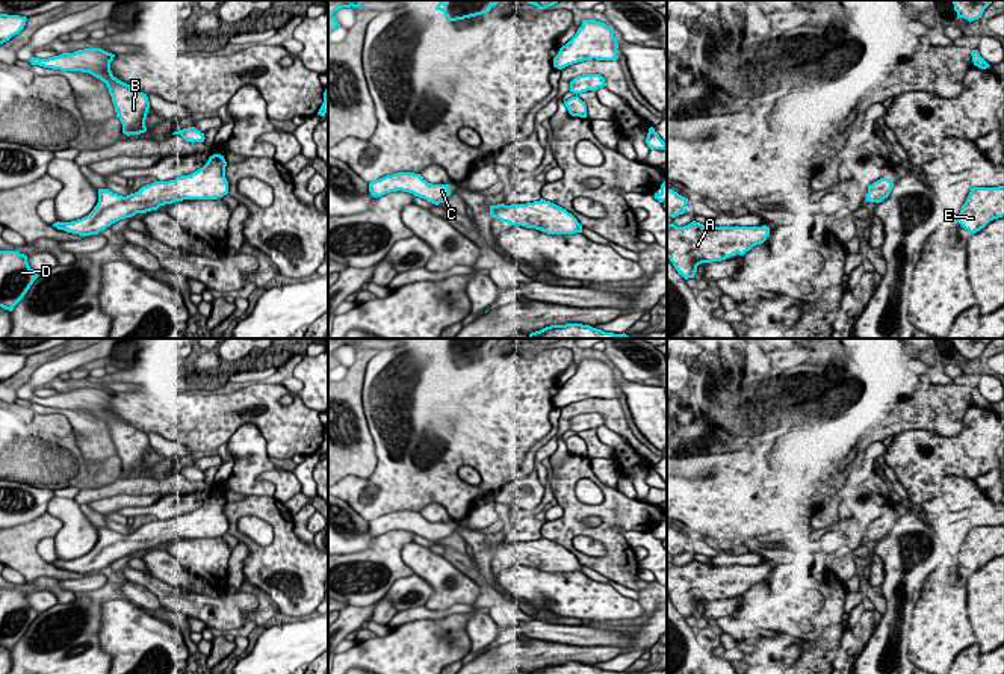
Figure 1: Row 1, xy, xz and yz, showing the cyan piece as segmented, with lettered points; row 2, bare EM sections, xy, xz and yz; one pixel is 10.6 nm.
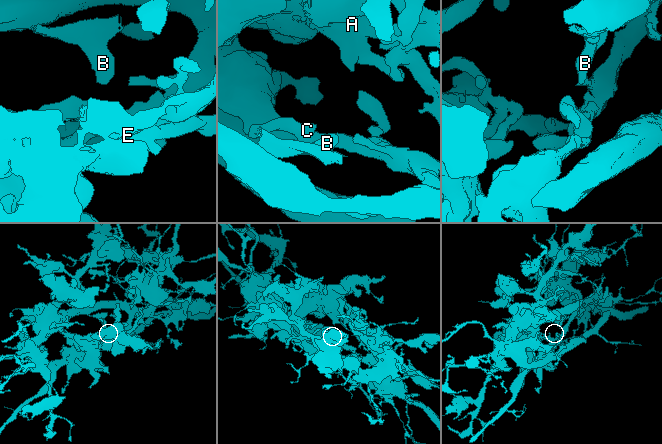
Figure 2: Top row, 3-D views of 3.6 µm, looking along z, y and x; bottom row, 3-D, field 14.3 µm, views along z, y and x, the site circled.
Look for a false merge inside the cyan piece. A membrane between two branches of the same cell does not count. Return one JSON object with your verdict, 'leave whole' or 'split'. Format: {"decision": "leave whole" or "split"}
{"decision": "leave whole"}

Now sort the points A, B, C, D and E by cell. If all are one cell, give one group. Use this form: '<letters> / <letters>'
A B C D E

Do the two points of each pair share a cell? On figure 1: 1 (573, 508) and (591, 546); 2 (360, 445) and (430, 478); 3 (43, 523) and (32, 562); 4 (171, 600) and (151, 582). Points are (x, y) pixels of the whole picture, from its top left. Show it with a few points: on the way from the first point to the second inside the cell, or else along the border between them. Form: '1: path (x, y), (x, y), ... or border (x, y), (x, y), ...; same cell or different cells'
1: border (572, 538), (588, 535), (607, 553); different cells
2: border (365, 416), (375, 469), (368, 476), (350, 476); different cells
3: path (34, 532), (30, 535), (30, 553); same cell
4: path (167, 596), (156, 585); same cell

